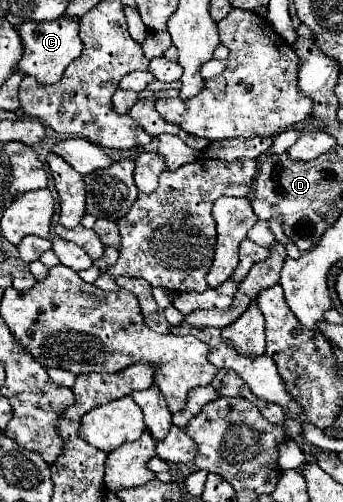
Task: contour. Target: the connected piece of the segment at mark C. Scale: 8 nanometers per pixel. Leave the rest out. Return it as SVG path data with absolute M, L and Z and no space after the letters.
M62 16L54 22L24 22L18 28L24 42L24 58L18 62L18 70L34 76L42 84L56 84L68 64L82 54L82 38L80 38L80 20Z

